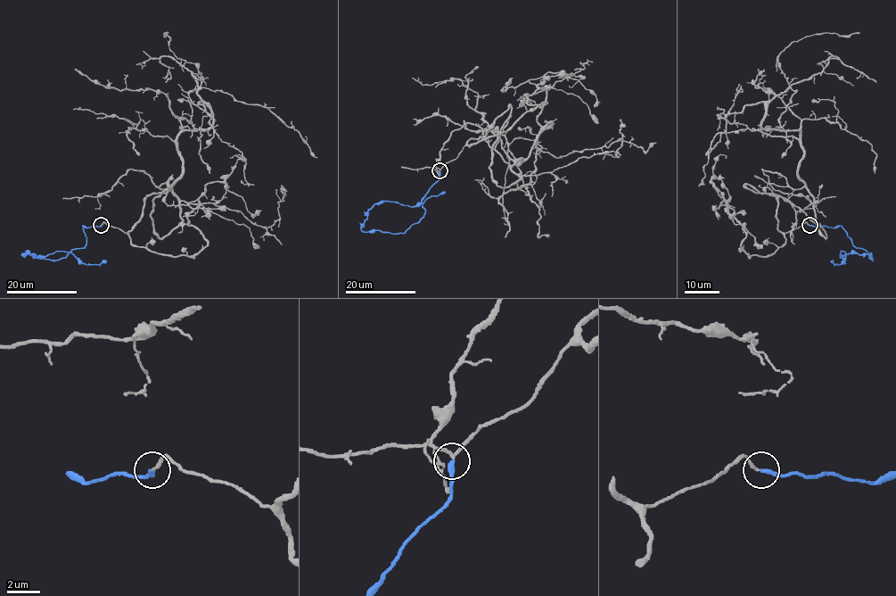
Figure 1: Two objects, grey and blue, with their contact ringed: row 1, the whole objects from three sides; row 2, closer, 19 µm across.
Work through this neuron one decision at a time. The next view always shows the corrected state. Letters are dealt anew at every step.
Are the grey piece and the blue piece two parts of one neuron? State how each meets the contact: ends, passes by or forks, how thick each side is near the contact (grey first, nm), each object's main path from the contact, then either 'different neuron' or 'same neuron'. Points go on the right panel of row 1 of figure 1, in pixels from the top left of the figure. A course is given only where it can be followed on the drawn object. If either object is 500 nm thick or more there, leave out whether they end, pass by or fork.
grey ends | blue ends | 170/280 nm | grey via (809, 225), (782, 233), (777, 199), (745, 186), (826, 238), (801, 133), (761, 125), (789, 87), (781, 157) | blue via (809, 225), (841, 226), (873, 260), (871, 253), (841, 256), (843, 251), (840, 265), (831, 260) | same neuron

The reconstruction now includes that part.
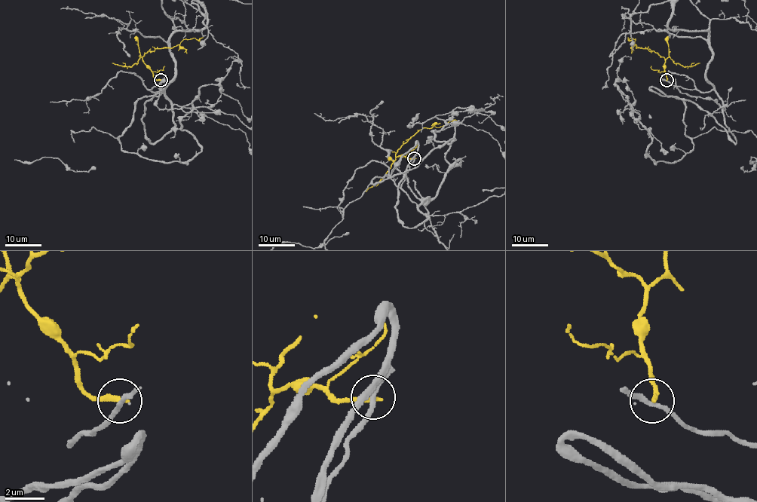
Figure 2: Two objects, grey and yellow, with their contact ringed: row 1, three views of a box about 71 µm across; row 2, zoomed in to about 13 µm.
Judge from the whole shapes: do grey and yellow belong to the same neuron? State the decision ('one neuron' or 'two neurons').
two neurons

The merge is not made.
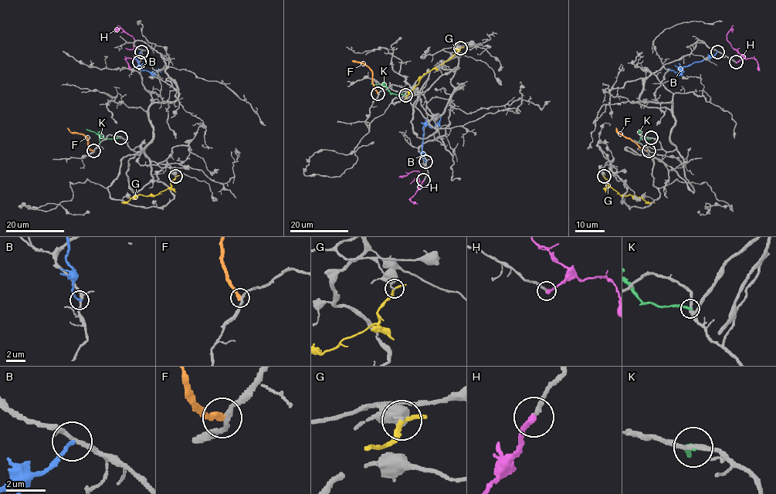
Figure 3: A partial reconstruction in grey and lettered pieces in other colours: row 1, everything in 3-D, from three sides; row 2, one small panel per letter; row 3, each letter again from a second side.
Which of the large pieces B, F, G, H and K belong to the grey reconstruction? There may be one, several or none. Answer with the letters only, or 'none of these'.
H

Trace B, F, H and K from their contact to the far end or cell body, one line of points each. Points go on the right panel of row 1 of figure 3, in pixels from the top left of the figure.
B: (717, 51), (705, 59), (683, 66), (680, 69), (683, 71), (682, 72), (678, 74), (670, 70), (667, 72)
F: (648, 150), (640, 147), (618, 132), (615, 128)
H: (736, 62), (742, 55), (731, 46), (726, 38), (731, 28), (733, 32)
K: (651, 137), (646, 139), (638, 130)

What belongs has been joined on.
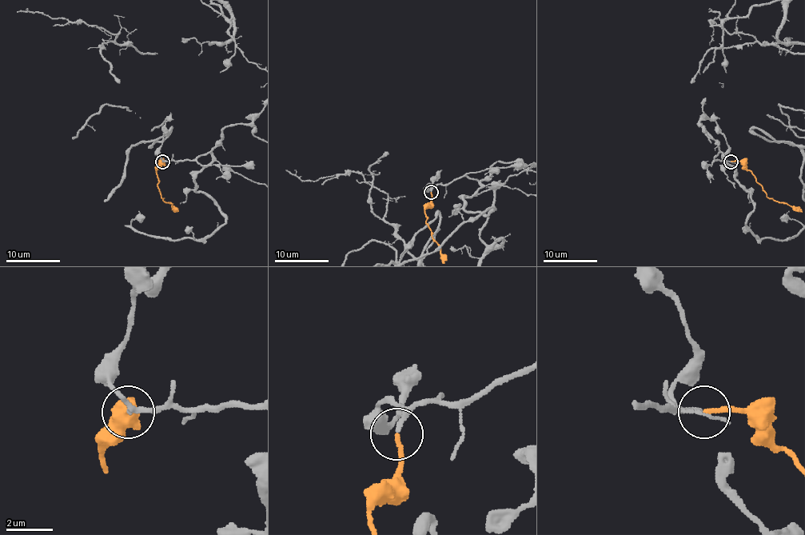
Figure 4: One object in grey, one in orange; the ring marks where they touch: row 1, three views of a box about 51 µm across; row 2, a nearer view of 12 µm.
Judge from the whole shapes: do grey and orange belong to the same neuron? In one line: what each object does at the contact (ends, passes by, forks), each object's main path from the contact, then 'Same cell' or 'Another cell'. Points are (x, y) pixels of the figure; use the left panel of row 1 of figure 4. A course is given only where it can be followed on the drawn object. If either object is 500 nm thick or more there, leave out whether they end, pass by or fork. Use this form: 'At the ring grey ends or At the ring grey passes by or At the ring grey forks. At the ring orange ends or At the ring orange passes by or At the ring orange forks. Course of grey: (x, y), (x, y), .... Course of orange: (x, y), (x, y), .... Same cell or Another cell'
At the ring grey passes by. At the ring orange ends. Course of orange: (161, 161), (157, 170), (157, 187), (161, 195), (175, 211). Same cell

